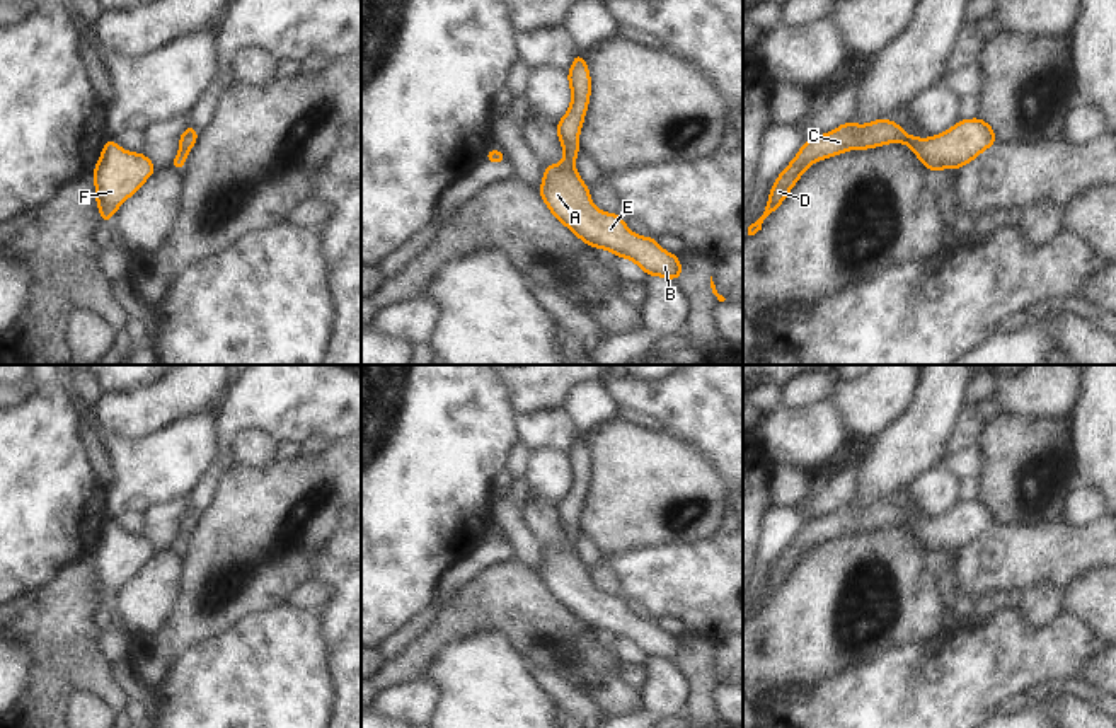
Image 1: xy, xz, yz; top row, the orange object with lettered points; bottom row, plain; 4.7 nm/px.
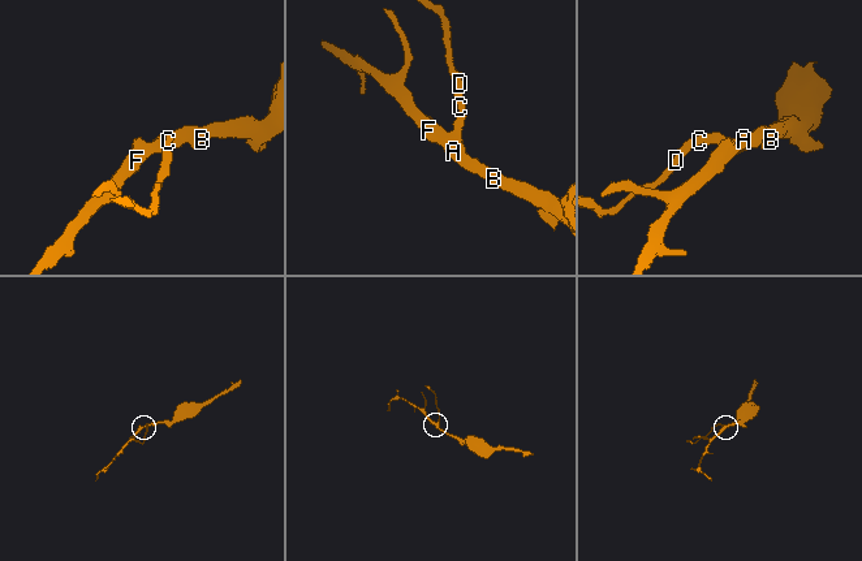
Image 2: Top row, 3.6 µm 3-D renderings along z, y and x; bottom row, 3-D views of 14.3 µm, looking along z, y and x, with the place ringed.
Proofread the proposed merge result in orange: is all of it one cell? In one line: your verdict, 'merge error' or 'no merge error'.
no merge error

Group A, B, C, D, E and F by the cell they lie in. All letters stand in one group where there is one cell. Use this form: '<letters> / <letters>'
A B C D E F

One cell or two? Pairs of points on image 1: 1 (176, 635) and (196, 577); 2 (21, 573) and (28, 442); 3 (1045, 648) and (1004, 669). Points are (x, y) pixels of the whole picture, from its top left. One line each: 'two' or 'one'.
1: one
2: one
3: one

